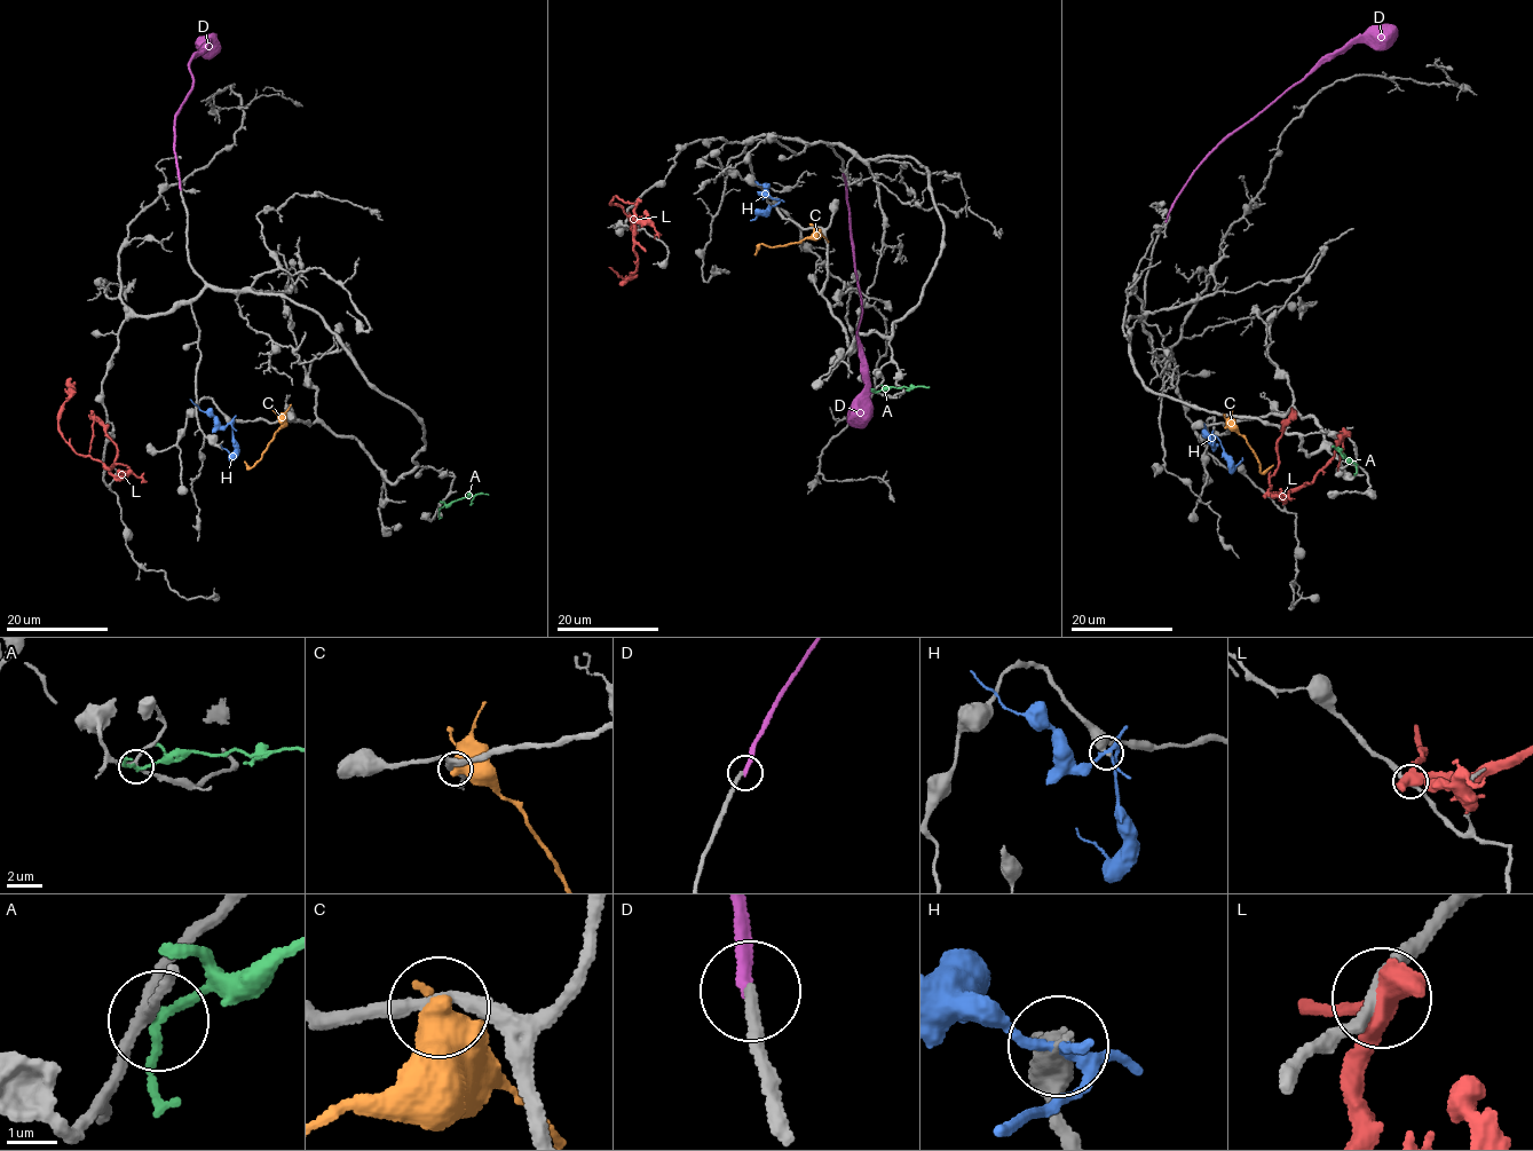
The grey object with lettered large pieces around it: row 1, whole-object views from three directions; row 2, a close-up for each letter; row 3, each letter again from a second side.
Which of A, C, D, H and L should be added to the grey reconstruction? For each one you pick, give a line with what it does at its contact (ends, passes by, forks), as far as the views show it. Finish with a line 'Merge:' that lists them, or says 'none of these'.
D: It ends there
Merge: D

